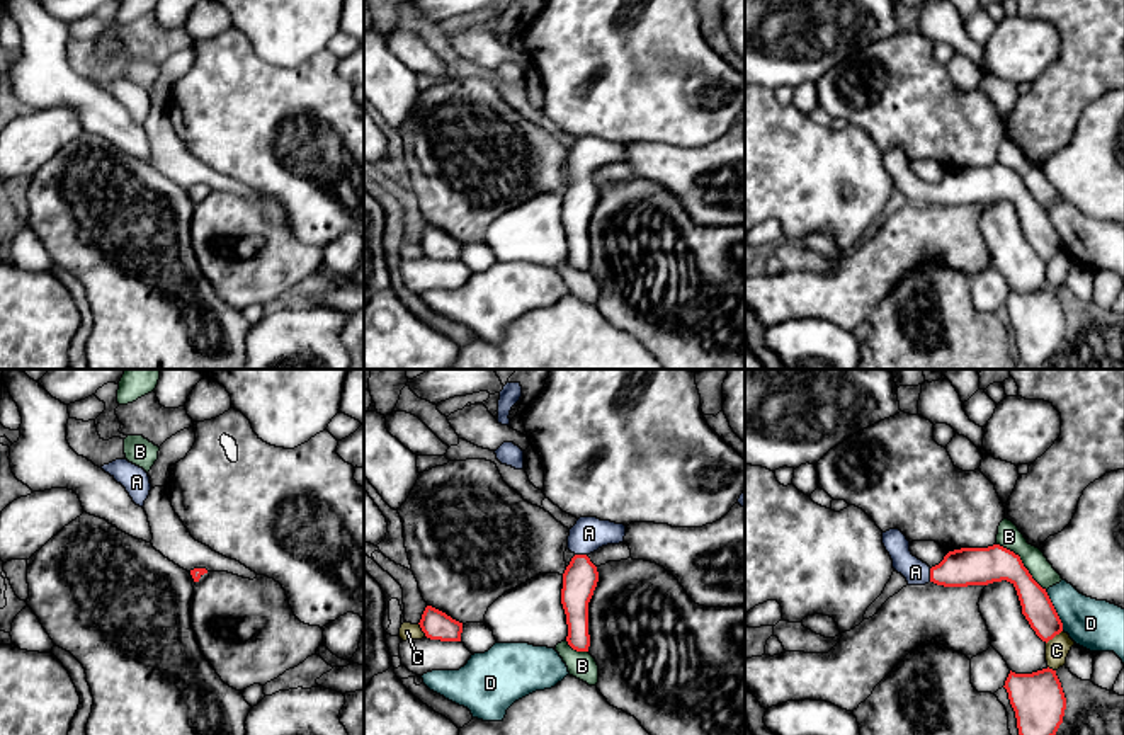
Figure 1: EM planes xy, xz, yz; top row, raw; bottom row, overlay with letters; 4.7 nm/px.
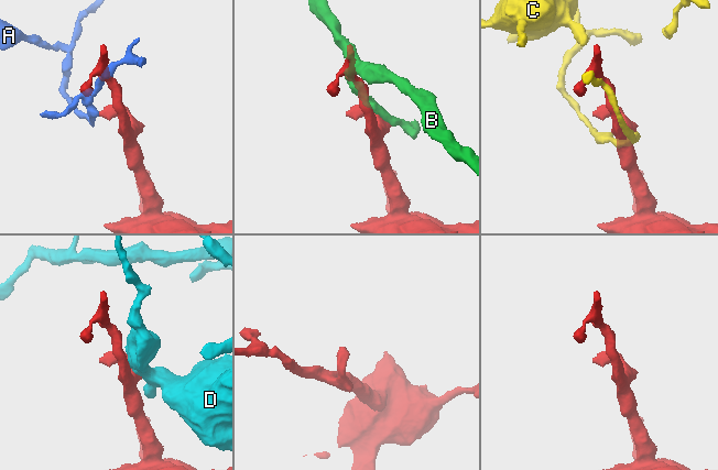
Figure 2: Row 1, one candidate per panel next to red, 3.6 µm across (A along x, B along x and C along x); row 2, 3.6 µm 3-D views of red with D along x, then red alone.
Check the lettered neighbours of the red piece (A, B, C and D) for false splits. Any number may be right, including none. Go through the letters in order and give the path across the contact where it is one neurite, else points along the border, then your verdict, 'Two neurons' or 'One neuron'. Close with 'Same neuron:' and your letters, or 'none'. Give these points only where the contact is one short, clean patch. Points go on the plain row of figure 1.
A: Path across: yz (963, 186), (930, 194), (915, 191). One neuron
B: Two neurons
C: Two neurons
D: Two neurons
Same neuron: A

